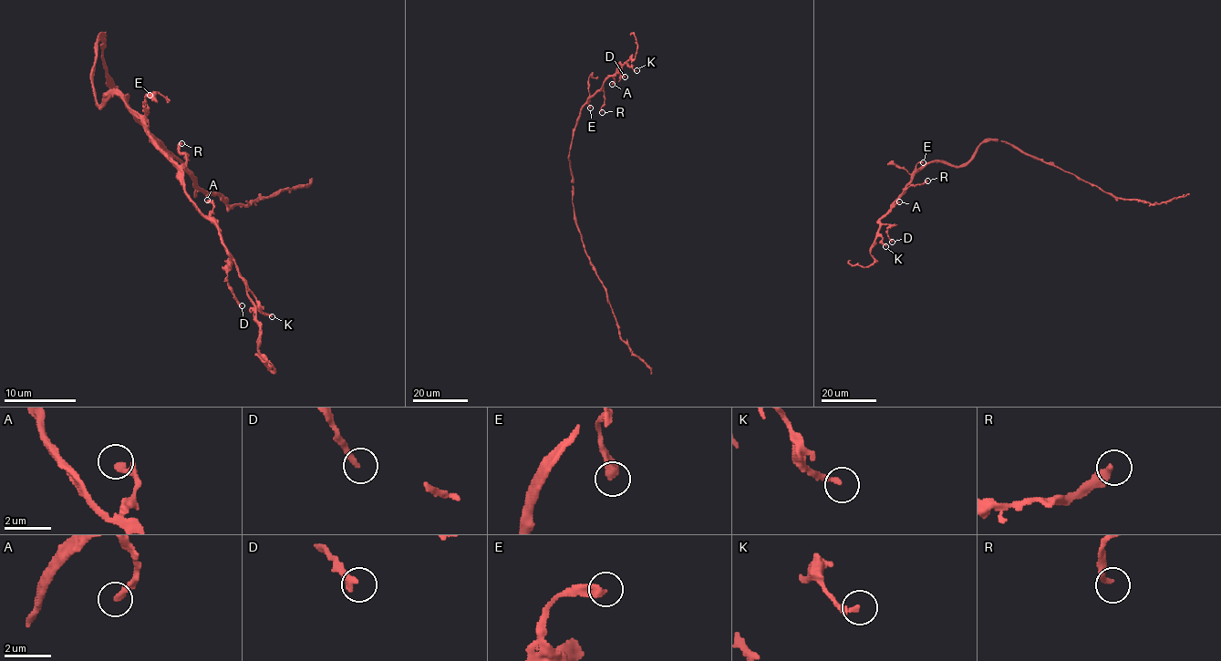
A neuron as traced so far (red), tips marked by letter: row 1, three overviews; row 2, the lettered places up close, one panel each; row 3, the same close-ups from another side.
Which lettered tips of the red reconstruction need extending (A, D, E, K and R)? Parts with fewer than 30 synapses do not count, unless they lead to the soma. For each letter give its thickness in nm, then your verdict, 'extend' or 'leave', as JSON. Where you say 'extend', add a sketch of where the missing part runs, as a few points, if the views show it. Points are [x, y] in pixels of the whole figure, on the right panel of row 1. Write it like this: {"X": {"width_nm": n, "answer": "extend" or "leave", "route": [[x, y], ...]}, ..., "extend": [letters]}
{"A": {"width_nm": 240, "answer": "leave"}, "D": {"width_nm": 260, "answer": "leave"}, "E": {"width_nm": 280, "answer": "leave"}, "K": {"width_nm": 200, "answer": "extend", "route": [[885, 246], [890, 257], [875, 263]]}, "R": {"width_nm": 300, "answer": "leave"}, "extend": ["K"]}

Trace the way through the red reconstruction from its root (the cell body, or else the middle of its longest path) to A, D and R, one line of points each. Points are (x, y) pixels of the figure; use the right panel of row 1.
A: (988, 140), (983, 141), (974, 155), (958, 166), (941, 162), (926, 163), (891, 208), (899, 201)
D: (988, 140), (958, 166), (931, 162), (915, 174), (879, 221), (889, 225), (892, 242)
R: (988, 140), (983, 141), (974, 155), (958, 166), (941, 162), (926, 163), (905, 189), (927, 180)

